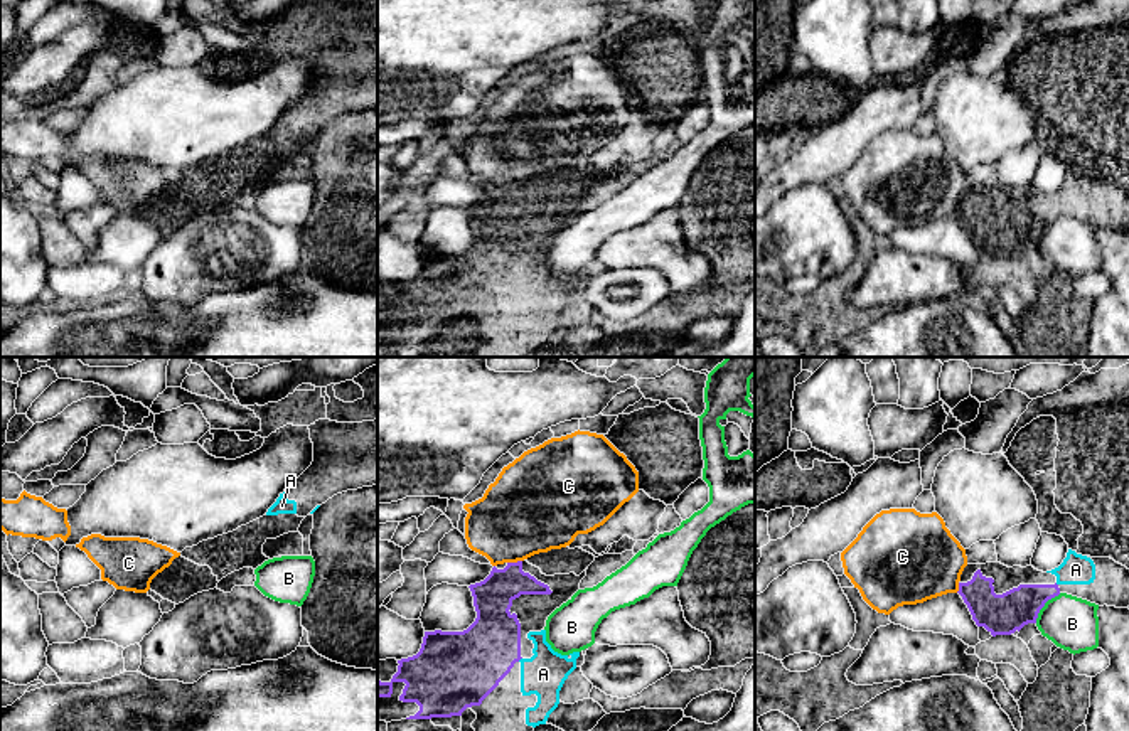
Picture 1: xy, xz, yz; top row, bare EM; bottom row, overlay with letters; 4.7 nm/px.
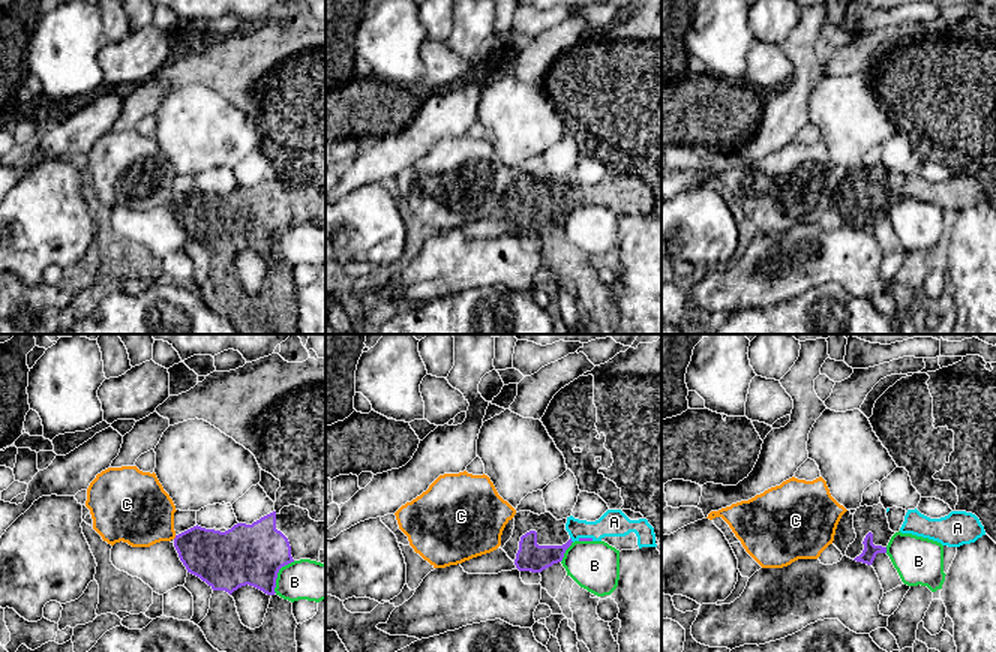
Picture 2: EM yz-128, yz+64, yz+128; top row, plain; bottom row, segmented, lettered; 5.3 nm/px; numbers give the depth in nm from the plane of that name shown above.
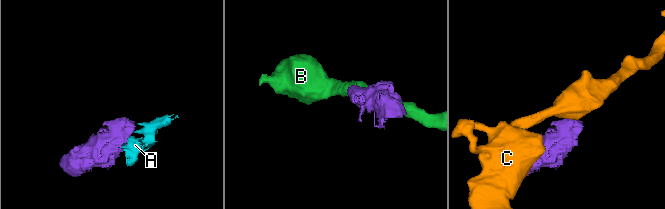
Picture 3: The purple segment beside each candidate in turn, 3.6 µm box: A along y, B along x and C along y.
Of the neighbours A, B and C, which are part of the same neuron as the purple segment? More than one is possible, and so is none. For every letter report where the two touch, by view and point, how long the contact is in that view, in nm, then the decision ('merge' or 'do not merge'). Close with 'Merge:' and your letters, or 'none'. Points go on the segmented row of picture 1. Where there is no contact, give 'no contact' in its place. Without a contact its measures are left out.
A: meets purple in xz at (519, 659); contact 30 nm long; merge
B: meets purple in yz at (1043, 605); contact 190 nm long; do not merge
C: meets purple in xz at (514, 563); contact 70 nm long; do not merge
Merge: A

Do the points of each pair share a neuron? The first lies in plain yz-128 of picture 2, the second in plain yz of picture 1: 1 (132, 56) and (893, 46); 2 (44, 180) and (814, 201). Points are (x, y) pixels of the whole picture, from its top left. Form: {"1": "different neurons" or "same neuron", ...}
{"1": "same neuron", "2": "same neuron"}

